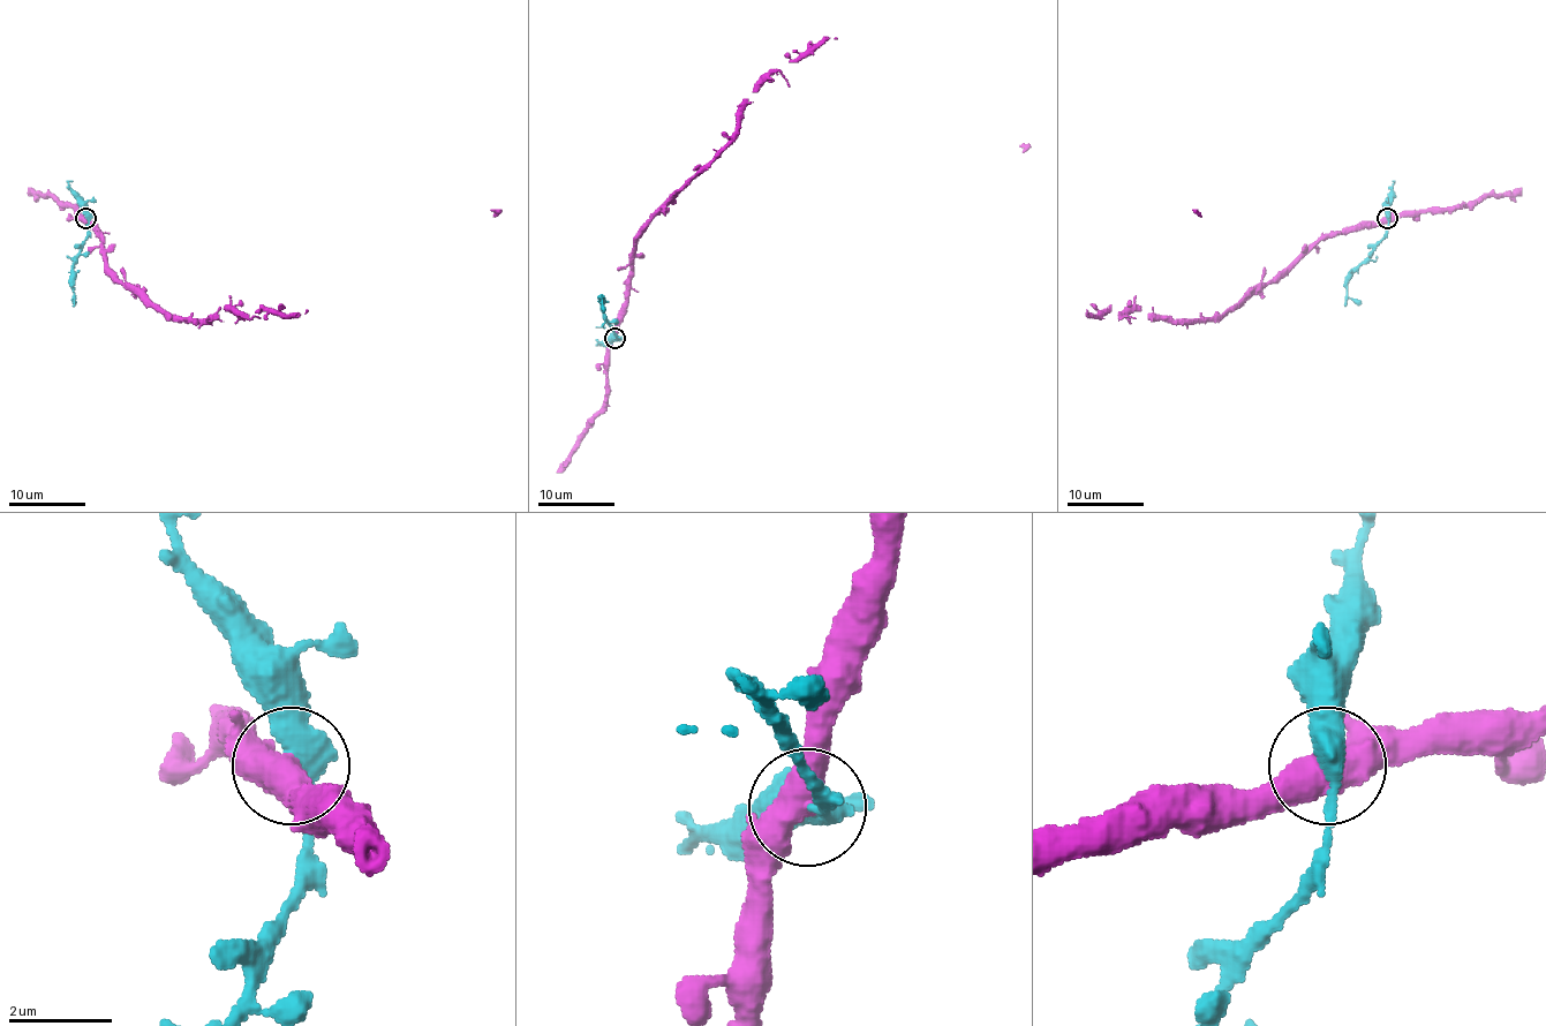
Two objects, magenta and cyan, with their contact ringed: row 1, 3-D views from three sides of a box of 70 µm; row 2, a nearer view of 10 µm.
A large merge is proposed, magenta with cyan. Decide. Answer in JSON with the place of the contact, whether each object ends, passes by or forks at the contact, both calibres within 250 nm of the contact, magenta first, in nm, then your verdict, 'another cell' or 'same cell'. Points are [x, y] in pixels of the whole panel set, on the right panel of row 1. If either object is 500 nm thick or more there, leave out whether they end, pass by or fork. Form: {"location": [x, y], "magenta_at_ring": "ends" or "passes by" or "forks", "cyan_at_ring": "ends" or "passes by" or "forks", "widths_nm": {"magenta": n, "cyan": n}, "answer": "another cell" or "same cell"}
{"location": [1387, 218], "widths_nm": {"magenta": 550, "cyan": 440}, "answer": "another cell"}

